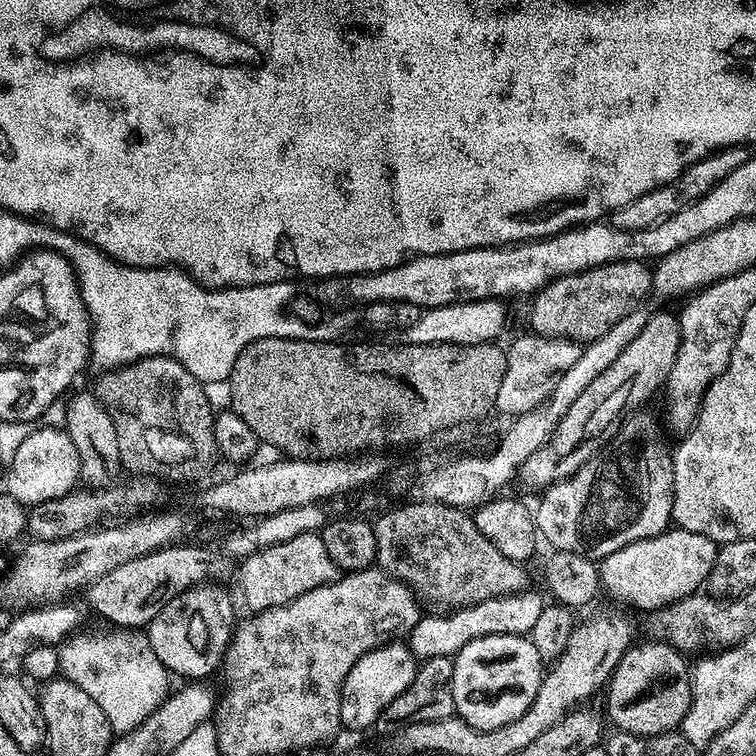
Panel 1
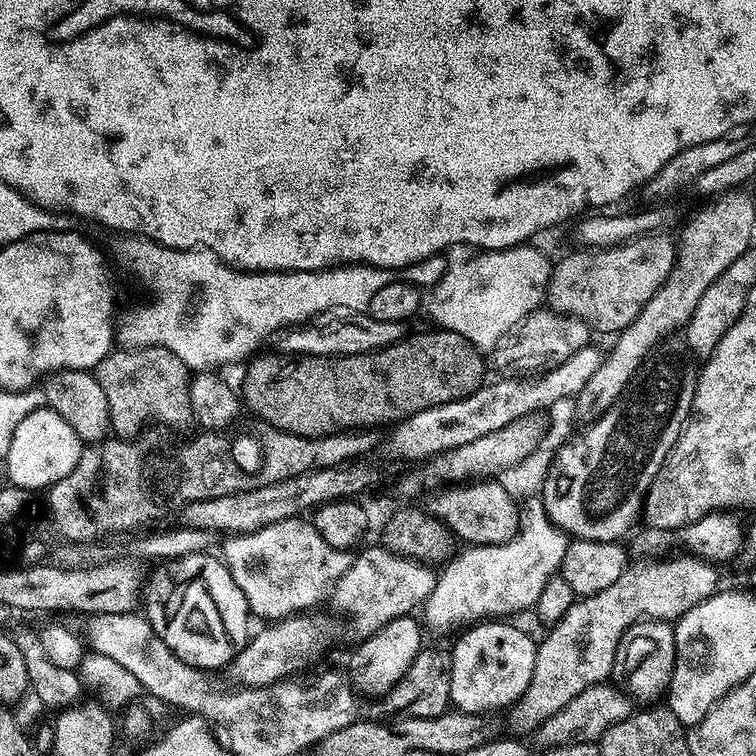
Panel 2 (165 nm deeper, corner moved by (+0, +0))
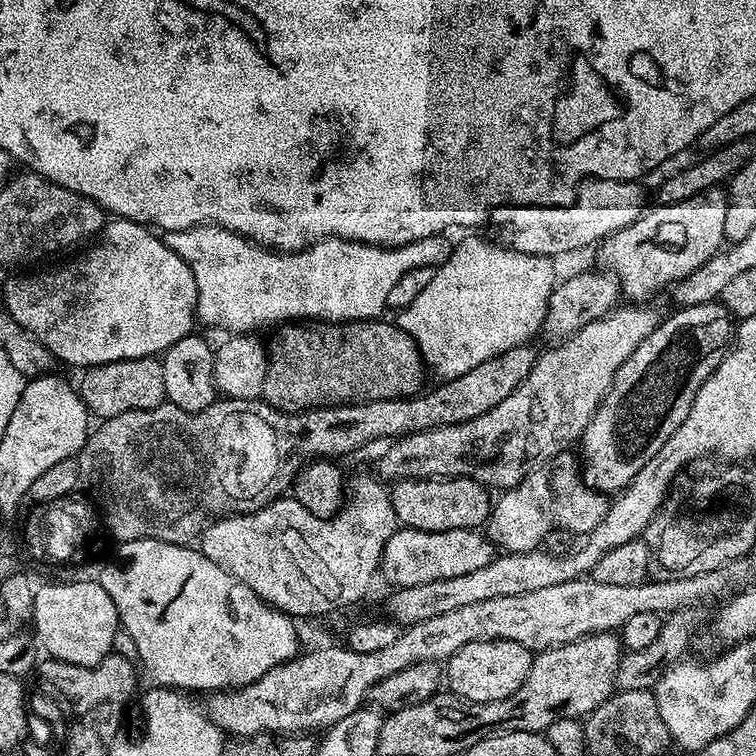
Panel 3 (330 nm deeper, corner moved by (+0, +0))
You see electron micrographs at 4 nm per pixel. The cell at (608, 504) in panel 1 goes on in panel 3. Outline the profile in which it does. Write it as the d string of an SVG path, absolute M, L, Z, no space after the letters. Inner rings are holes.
M719 302L703 304L702 306L690 306L689 308L673 311L673 313L669 320L668 317L661 319L659 326L654 330L654 334L647 336L634 350L634 354L630 354L630 358L626 358L626 362L622 362L622 366L616 371L616 377L612 379L612 389L604 395L604 403L597 408L596 413L592 416L592 421L586 426L582 437L582 445L584 444L582 475L587 484L598 492L605 494L619 494L623 492L628 487L628 483L638 474L638 470L642 470L642 466L646 466L646 462L650 462L650 458L654 458L654 454L658 454L658 450L662 450L662 446L666 446L670 434L674 434L674 430L678 430L678 426L682 426L682 422L686 422L686 414L690 414L690 406L694 402L698 390L706 382L706 378L710 378L710 374L714 374L714 370L722 362L724 355L728 353L734 339L734 317Z

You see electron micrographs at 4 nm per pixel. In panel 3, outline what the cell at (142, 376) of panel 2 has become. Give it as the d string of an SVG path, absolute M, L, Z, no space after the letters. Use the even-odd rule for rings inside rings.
M156 356L96 364L83 373L78 383L80 397L93 417L107 418L139 408L153 408L166 400L166 382L162 382L162 366Z

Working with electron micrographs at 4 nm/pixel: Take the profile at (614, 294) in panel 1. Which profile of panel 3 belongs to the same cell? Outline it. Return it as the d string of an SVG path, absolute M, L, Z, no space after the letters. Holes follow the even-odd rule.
M723 187L711 188L700 195L690 198L686 202L674 202L673 204L657 203L656 208L649 207L643 216L637 218L629 228L623 228L613 236L605 236L599 245L600 264L604 270L610 270L620 284L623 299L628 302L648 302L655 292L667 289L677 280L686 278L698 270L717 252L725 247L724 230L726 228L726 206L728 194Z

